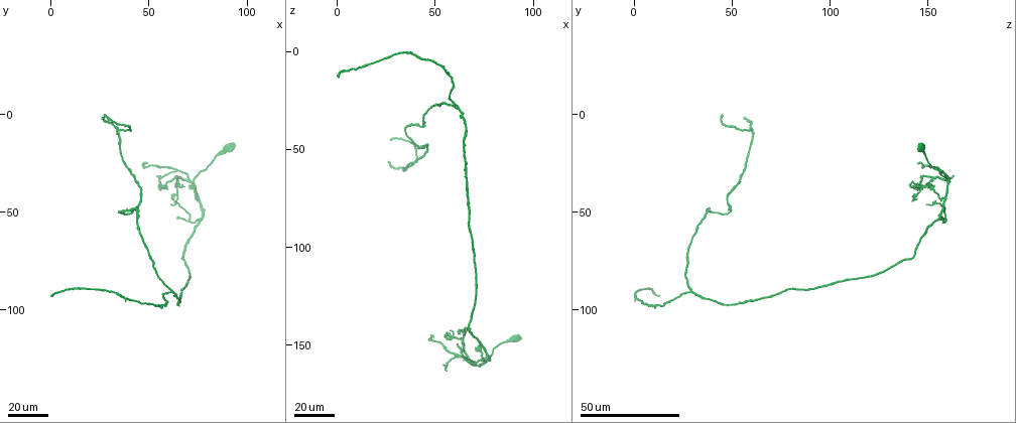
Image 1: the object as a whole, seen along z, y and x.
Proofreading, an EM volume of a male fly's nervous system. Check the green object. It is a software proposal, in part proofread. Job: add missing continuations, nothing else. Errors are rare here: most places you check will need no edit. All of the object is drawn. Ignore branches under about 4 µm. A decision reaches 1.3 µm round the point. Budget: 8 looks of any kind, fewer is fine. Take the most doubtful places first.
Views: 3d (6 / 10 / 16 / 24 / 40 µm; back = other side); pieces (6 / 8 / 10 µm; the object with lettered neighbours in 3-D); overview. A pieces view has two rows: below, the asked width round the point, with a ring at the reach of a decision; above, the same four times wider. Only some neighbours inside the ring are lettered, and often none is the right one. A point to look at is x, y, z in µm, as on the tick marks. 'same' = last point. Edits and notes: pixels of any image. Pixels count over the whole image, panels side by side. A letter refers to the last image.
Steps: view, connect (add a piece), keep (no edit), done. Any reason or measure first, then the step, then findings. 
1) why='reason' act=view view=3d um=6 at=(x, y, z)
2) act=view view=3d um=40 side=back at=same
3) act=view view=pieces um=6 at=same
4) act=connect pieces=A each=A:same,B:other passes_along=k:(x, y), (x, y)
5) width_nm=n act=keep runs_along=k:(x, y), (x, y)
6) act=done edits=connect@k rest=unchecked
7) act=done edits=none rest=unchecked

why='an open end' act=view view=3d um=40 at=(1, 93, 13)

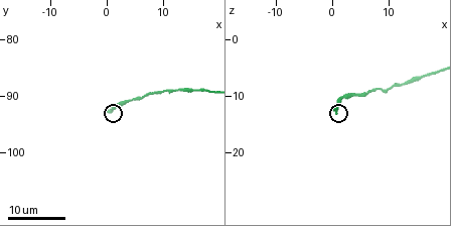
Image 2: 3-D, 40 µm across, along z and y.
why='see the neighbours' act=view view=pieces um=10 at=same

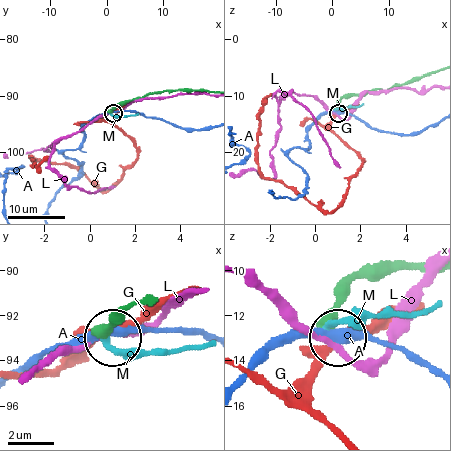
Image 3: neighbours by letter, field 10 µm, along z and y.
width_nm=250 act=keep each=A:other,G:other,L:other,M:other runs_along=3:(416, 264), (394, 264), (352, 281), (335, 304), (335, 337) found='none of them fits'

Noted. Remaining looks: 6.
act=view view=3d um=40 at=(48, 26, 145)

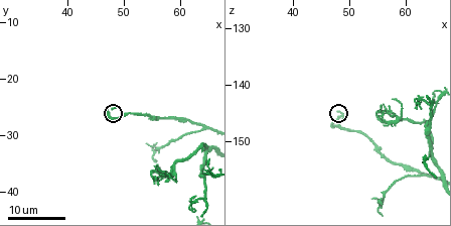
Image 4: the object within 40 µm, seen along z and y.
act=view view=pieces um=6 at=(48.0, 25.5, 144.5)

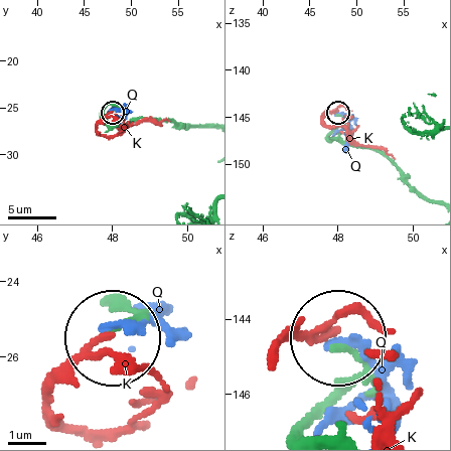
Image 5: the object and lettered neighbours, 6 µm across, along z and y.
act=keep each=K:other,Q:other runs_along=5:(208, 127), (112, 124), (104, 110), (115, 103), (111, 111) found='none of them fits'

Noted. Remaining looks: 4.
why='branch stops here' act=view view=3d um=40 at=(27, 0, 45)

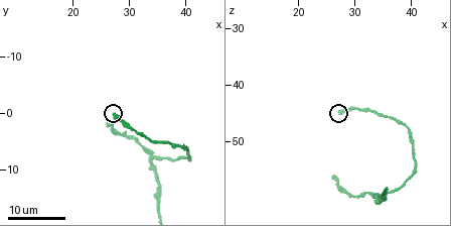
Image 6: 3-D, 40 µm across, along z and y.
why='see the neighbours' act=view view=pieces um=10 at=(27.5, 0.5, 45.0)

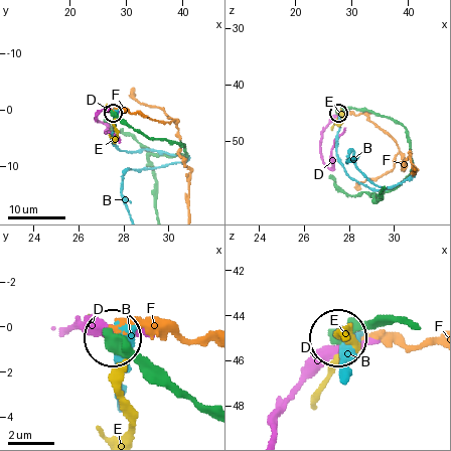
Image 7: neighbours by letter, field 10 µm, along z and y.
width_nm=460 act=keep each=B:other,D:other,E:other,F:other found='no lettered piece goes on from it'

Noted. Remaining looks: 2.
why='branch stops here' act=view view=3d um=16 at=(55.5, 38.0, 144.0)

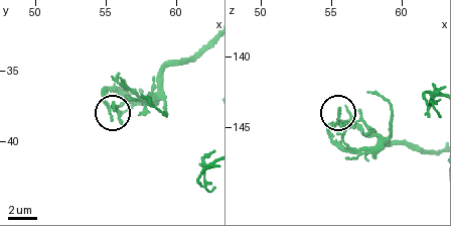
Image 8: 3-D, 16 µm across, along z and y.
act=view view=pieces um=6 at=(55.6, 37.8, 143.6)

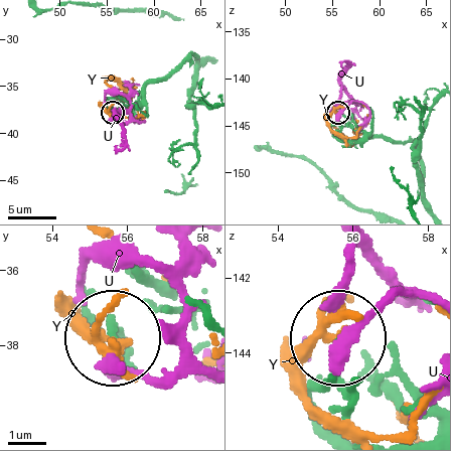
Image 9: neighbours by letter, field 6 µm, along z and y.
width_nm=160 act=keep each=U:other,Y:other found='none of them fits'

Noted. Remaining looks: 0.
act=done edits=none rest=unchecked

